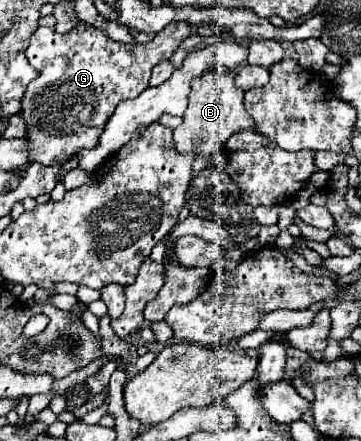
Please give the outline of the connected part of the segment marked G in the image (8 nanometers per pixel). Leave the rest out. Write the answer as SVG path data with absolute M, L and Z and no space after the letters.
M175 21L175 25L167 25L167 29L159 31L155 39L147 43L117 43L103 35L103 31L89 29L71 29L69 33L57 33L51 27L39 27L31 35L31 43L27 47L29 63L37 65L39 77L27 85L23 97L23 119L27 123L27 139L29 139L29 159L41 165L59 165L67 161L77 149L87 147L93 149L99 141L99 135L109 121L111 113L123 99L133 99L141 91L147 89L151 69L171 57L171 53L179 47L183 39L189 37L189 25L183 21Z

